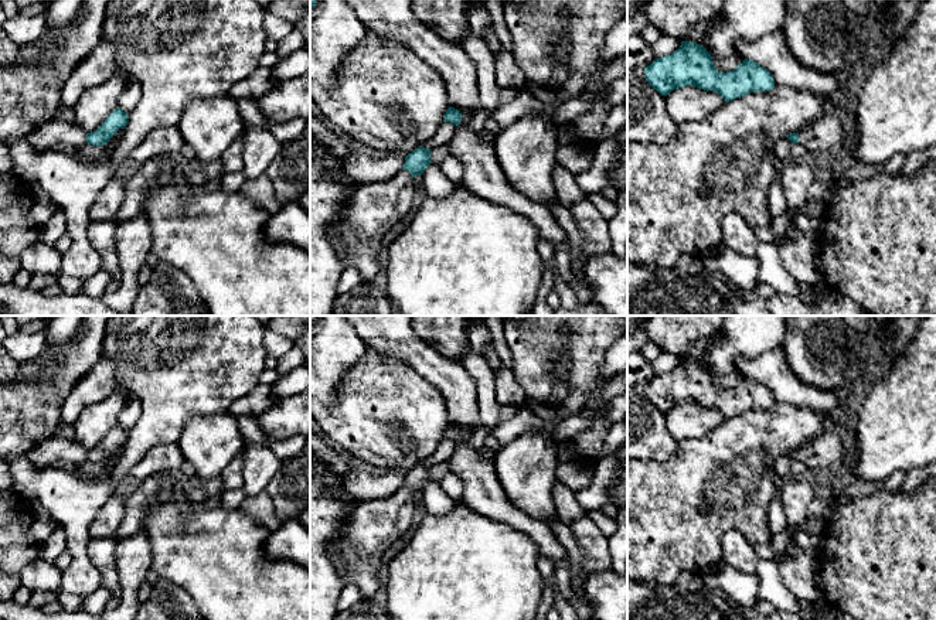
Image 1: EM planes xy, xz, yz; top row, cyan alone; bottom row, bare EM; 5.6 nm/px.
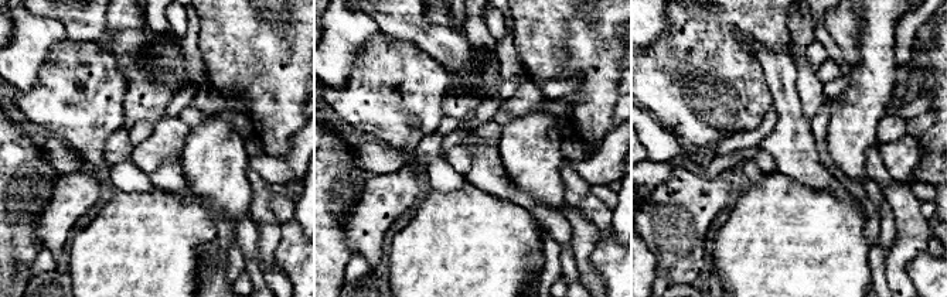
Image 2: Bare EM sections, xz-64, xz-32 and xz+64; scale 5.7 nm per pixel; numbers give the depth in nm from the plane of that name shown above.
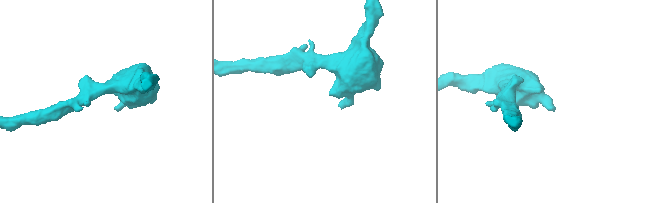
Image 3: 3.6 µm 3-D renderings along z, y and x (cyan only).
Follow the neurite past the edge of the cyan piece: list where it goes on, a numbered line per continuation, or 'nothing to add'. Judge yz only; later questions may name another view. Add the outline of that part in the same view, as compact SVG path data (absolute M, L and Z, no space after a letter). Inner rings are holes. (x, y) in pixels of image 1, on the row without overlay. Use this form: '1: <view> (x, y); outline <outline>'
1: yz (826, 453); outline M830 427L806 449L799 450L799 460L820 474L843 473L844 446L841 435Z

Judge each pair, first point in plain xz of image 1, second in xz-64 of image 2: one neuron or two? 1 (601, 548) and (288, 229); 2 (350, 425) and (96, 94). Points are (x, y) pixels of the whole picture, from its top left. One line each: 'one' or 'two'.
1: two
2: one

